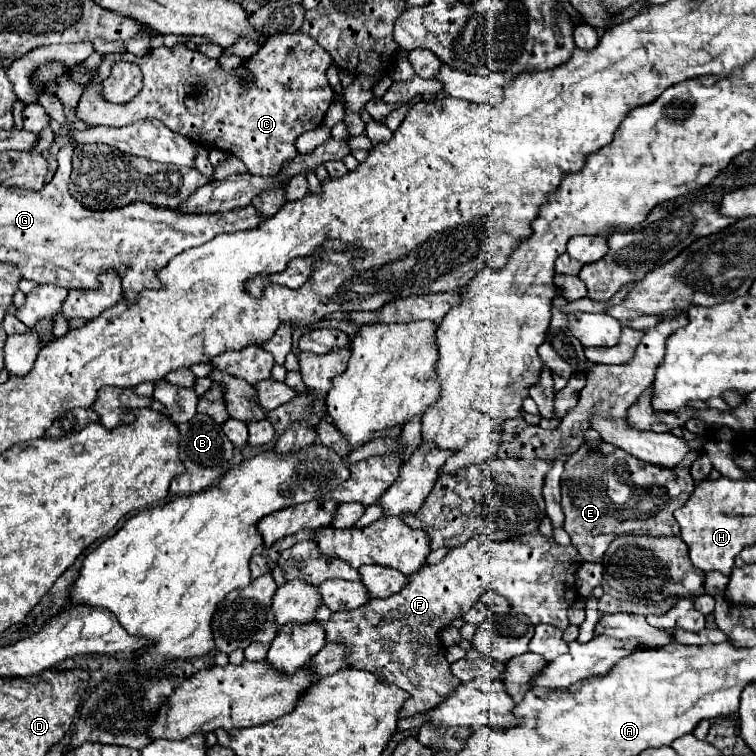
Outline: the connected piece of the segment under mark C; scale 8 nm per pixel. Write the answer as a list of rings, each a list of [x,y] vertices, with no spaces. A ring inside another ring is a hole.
[[[296,31],[286,35],[270,37],[254,57],[246,59],[244,65],[238,65],[234,71],[226,73],[218,67],[218,61],[202,55],[200,51],[188,49],[186,45],[178,43],[174,47],[158,47],[150,49],[146,55],[138,57],[132,53],[108,53],[104,55],[102,65],[98,67],[94,81],[80,97],[76,115],[78,119],[86,121],[88,125],[110,125],[110,127],[124,127],[136,121],[158,119],[168,129],[194,139],[198,145],[206,145],[210,149],[222,149],[234,157],[238,157],[252,175],[276,175],[284,167],[286,161],[298,155],[294,141],[304,131],[312,131],[322,125],[326,111],[334,99],[334,91],[326,79],[326,69],[332,65],[332,57],[318,47],[314,39]],[[120,61],[134,61],[144,73],[144,87],[142,91],[128,103],[110,103],[102,99],[102,81],[108,77],[110,67]]]

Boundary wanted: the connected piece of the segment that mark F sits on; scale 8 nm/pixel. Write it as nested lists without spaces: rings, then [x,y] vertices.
[[[538,531],[508,541],[492,541],[490,537],[480,535],[456,549],[450,549],[450,553],[440,563],[424,565],[420,571],[408,575],[406,587],[402,587],[402,591],[394,593],[392,597],[370,599],[358,609],[332,613],[328,621],[318,621],[318,625],[324,627],[328,643],[346,643],[348,667],[370,671],[382,677],[384,683],[398,685],[410,695],[400,711],[400,719],[408,719],[416,713],[424,713],[436,707],[446,695],[450,695],[460,685],[460,679],[454,679],[454,673],[450,671],[450,665],[446,661],[446,647],[440,641],[440,633],[442,629],[446,629],[446,625],[470,611],[470,607],[480,599],[480,595],[484,595],[486,591],[496,591],[508,599],[510,607],[516,613],[528,615],[534,625],[548,623],[566,629],[570,625],[566,611],[576,601],[574,579],[580,563],[582,557],[572,545],[562,547],[554,539],[542,539]]]

